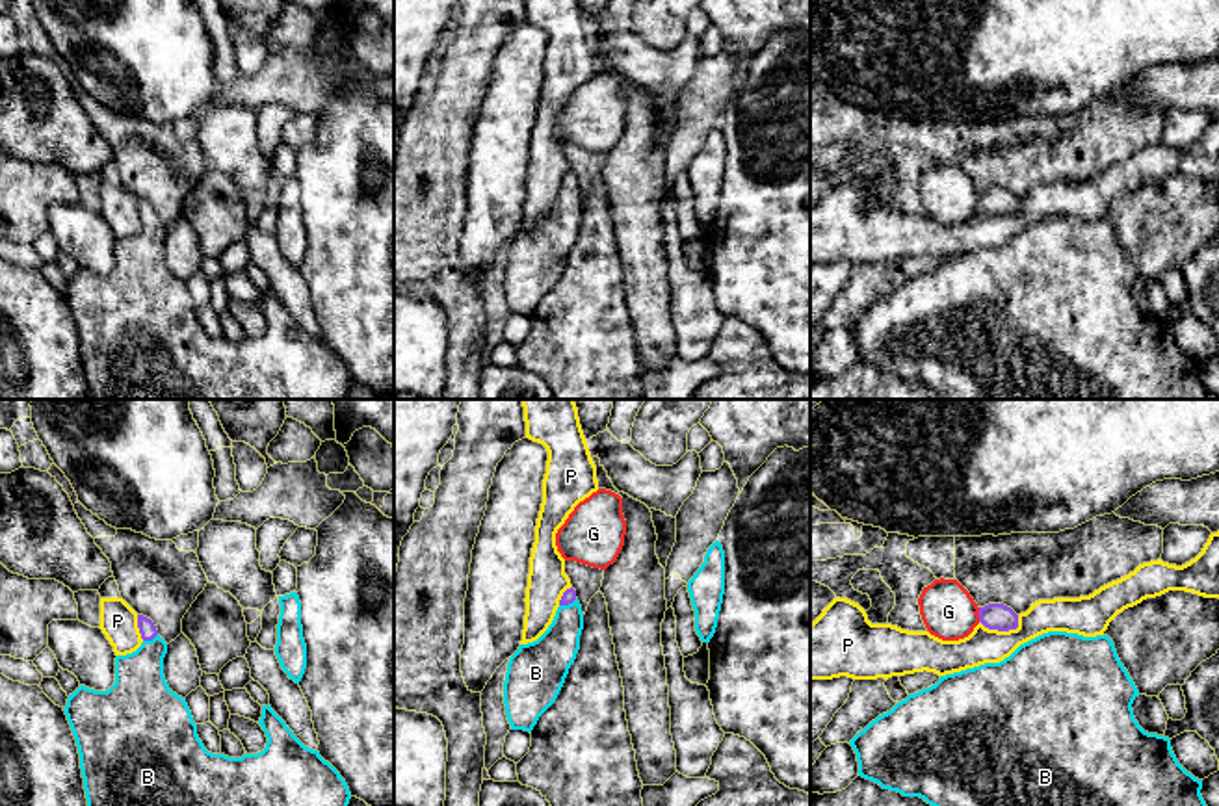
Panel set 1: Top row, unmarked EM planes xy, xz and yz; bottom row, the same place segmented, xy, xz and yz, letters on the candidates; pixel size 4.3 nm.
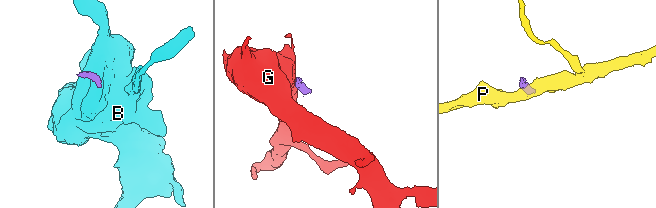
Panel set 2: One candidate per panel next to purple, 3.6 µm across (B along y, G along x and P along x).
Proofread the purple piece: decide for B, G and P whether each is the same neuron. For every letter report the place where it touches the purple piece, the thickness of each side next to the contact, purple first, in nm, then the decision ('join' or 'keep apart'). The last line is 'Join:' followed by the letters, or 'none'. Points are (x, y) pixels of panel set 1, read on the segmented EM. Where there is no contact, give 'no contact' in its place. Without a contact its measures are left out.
B: contact xz (567, 604); calibres 60 and 200 nm; join
G: contact yz (978, 613); calibres 120 and 240 nm; keep apart
P: contact yz (1004, 630); calibres 120 and 150 nm; keep apart
Join: B

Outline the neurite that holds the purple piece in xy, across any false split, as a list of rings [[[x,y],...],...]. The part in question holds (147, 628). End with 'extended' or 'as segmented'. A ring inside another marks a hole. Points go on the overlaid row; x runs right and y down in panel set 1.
[[[138,615],[141,646],[115,657],[115,683],[108,691],[80,685],[63,708],[76,739],[87,806],[347,806],[351,793],[340,773],[318,750],[305,747],[286,722],[262,706],[258,724],[266,732],[266,748],[258,754],[229,758],[212,754],[197,735],[197,724],[186,698],[173,693],[164,676],[167,643],[154,622]]] | extended

